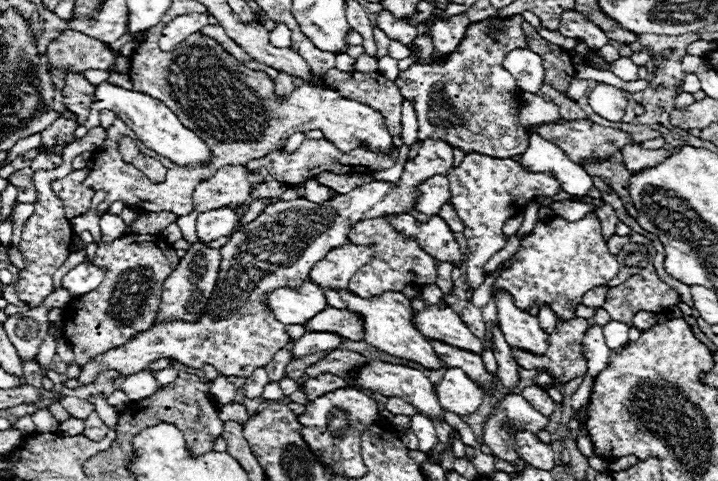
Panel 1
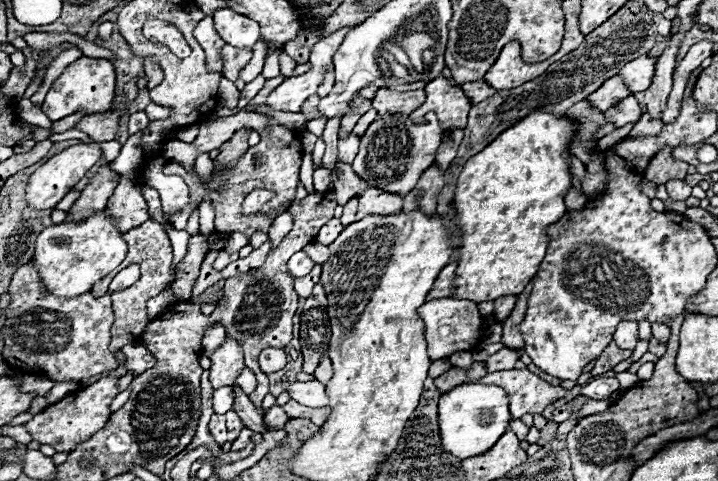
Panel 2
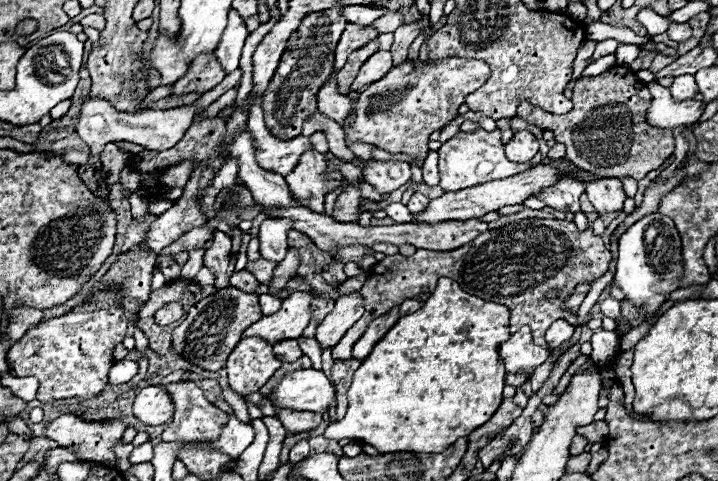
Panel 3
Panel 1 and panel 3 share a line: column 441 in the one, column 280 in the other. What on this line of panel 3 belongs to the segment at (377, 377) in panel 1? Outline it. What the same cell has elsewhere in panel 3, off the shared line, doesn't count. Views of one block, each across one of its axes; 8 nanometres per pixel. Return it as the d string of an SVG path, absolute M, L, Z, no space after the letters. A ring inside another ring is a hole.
M274 404L278 418L282 420L284 428L292 434L298 432L310 432L314 430L320 422L322 422L322 414L314 414L314 412L306 412L306 410L292 410L292 408L282 408L278 404Z

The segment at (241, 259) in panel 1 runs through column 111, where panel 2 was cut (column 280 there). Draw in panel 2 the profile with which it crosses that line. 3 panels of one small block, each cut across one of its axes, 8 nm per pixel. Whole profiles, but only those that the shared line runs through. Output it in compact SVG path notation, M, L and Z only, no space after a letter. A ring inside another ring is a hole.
M266 348L266 350L262 350L260 356L258 356L258 364L260 364L262 372L270 376L270 374L282 370L282 368L288 364L288 358L286 358L286 352L284 352L284 350Z

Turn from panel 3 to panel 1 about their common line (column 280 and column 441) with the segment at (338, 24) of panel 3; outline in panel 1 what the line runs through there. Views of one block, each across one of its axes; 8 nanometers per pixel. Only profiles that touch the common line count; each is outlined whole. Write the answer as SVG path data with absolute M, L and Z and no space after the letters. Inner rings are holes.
M522 14L514 18L488 18L482 22L472 22L460 46L446 58L430 64L412 64L406 72L402 70L396 78L402 96L406 96L418 114L418 140L440 138L450 146L460 148L464 154L478 152L492 158L512 158L526 150L528 138L524 126L518 124L518 100L520 90L516 78L502 66L506 54L518 46L526 46L526 36L522 30Z

